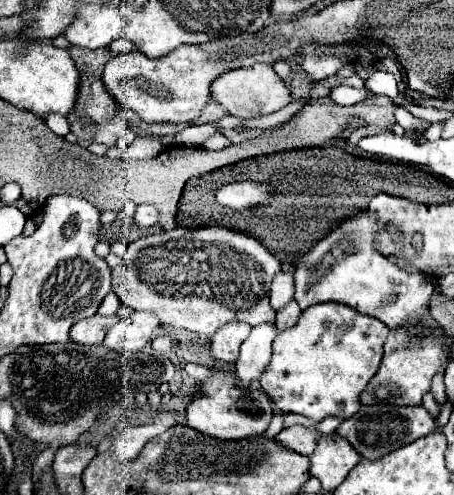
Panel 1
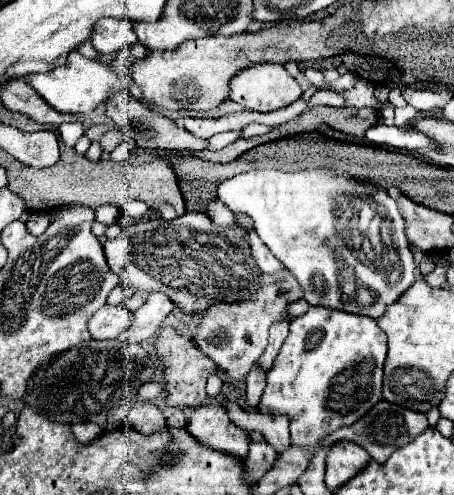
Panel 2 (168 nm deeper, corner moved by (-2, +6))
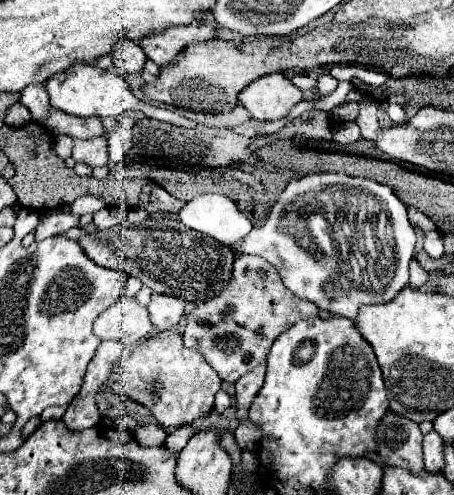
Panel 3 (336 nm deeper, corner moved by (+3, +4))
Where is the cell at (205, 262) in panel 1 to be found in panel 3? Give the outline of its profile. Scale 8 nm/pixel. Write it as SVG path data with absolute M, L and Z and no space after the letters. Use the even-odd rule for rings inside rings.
M148 218L134 228L106 228L96 234L86 234L78 242L98 266L120 270L138 278L152 292L174 294L188 304L206 302L206 298L220 294L234 264L234 252L228 246L214 242L208 234L198 234L182 226L176 218Z

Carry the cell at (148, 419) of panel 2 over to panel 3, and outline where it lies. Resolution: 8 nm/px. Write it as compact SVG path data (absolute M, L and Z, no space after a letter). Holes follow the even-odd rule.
M146 424L146 426L138 426L134 430L134 438L142 446L162 446L164 438L166 438L166 430L158 424Z

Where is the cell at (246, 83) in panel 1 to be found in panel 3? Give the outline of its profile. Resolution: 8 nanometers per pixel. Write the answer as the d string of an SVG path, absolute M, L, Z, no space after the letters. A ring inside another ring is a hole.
M274 72L254 80L242 94L238 102L252 114L254 120L278 120L288 114L292 106L302 100L302 90L298 90L284 74Z

